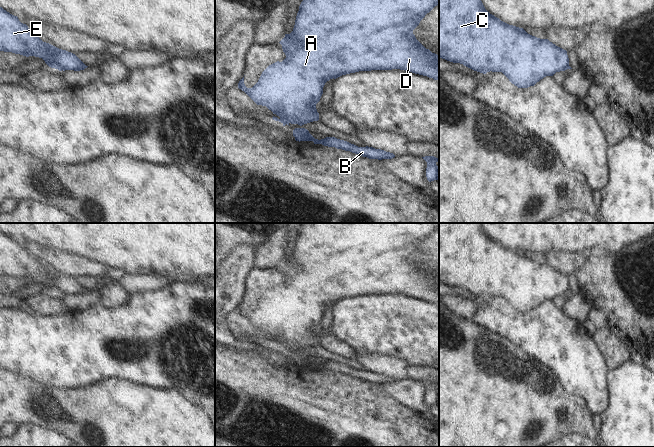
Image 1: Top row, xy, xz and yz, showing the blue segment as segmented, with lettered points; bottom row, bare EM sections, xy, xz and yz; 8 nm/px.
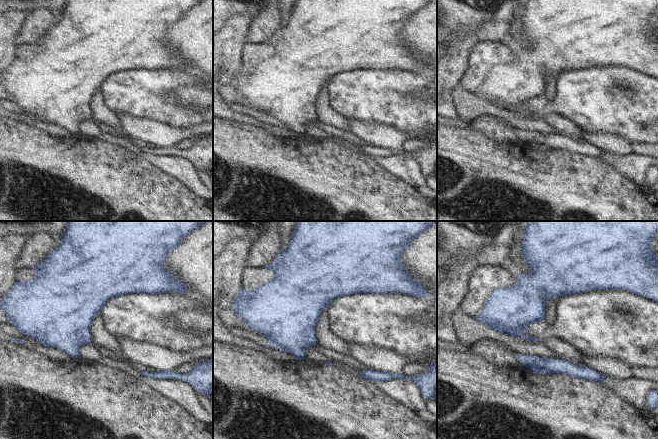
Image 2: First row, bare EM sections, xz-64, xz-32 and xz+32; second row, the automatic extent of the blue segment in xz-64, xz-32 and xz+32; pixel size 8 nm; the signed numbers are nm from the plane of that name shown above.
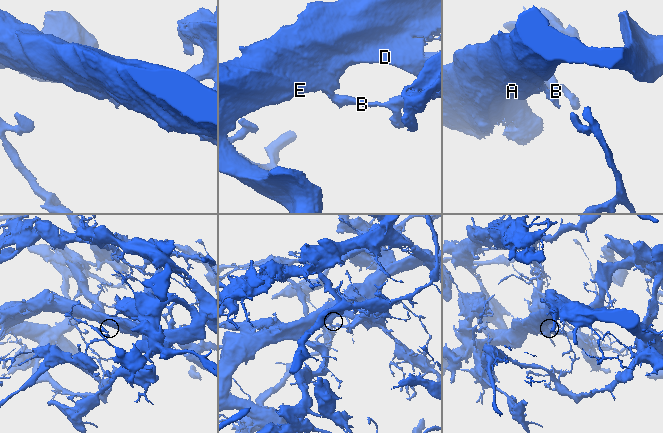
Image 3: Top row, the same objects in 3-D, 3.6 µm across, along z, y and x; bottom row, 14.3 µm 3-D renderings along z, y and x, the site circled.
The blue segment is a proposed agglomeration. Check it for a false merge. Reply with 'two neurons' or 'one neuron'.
two neurons

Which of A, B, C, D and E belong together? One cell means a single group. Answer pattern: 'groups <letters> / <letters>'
groups A C D E / B

